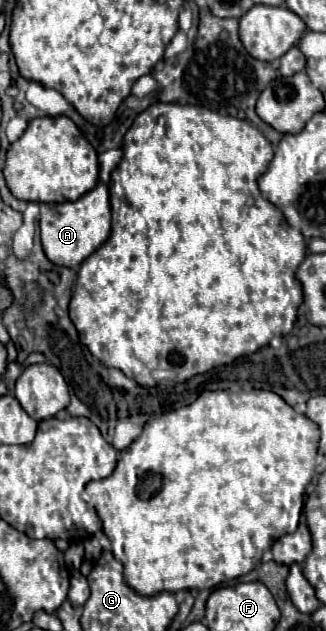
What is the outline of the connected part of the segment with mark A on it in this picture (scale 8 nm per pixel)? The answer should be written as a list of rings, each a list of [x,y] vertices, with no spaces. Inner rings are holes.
[[[99,182],[93,190],[89,190],[75,202],[41,203],[39,228],[47,258],[59,266],[79,268],[79,264],[109,238],[111,206],[109,206],[107,184]]]

